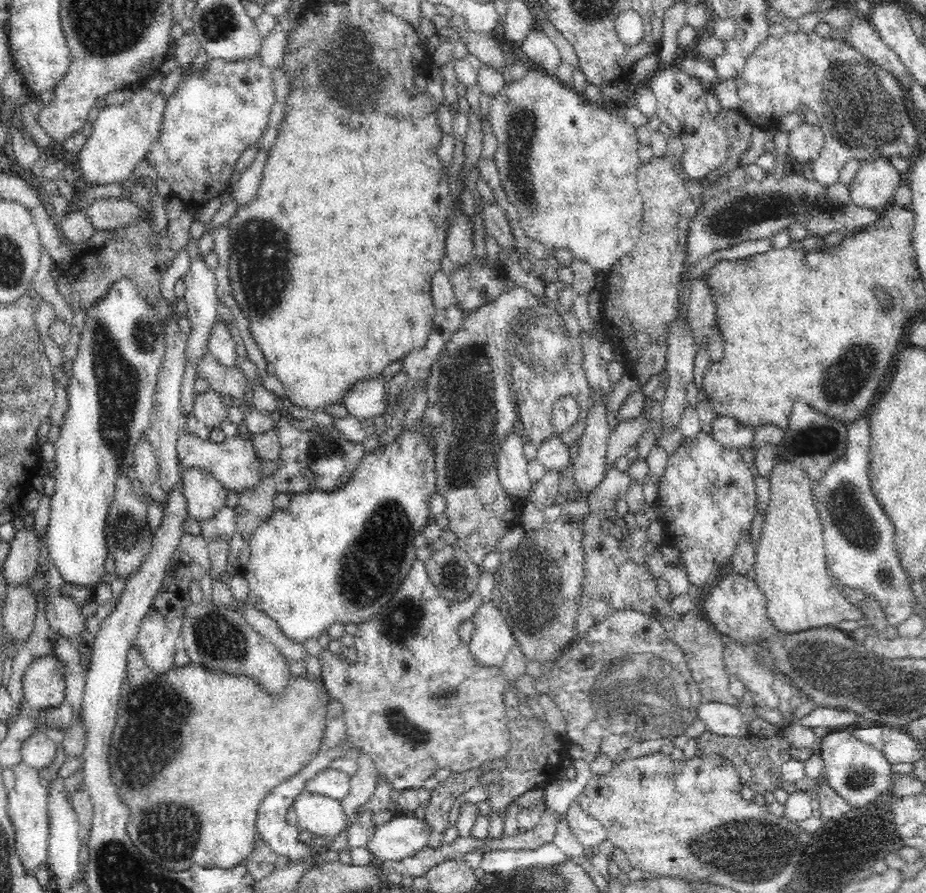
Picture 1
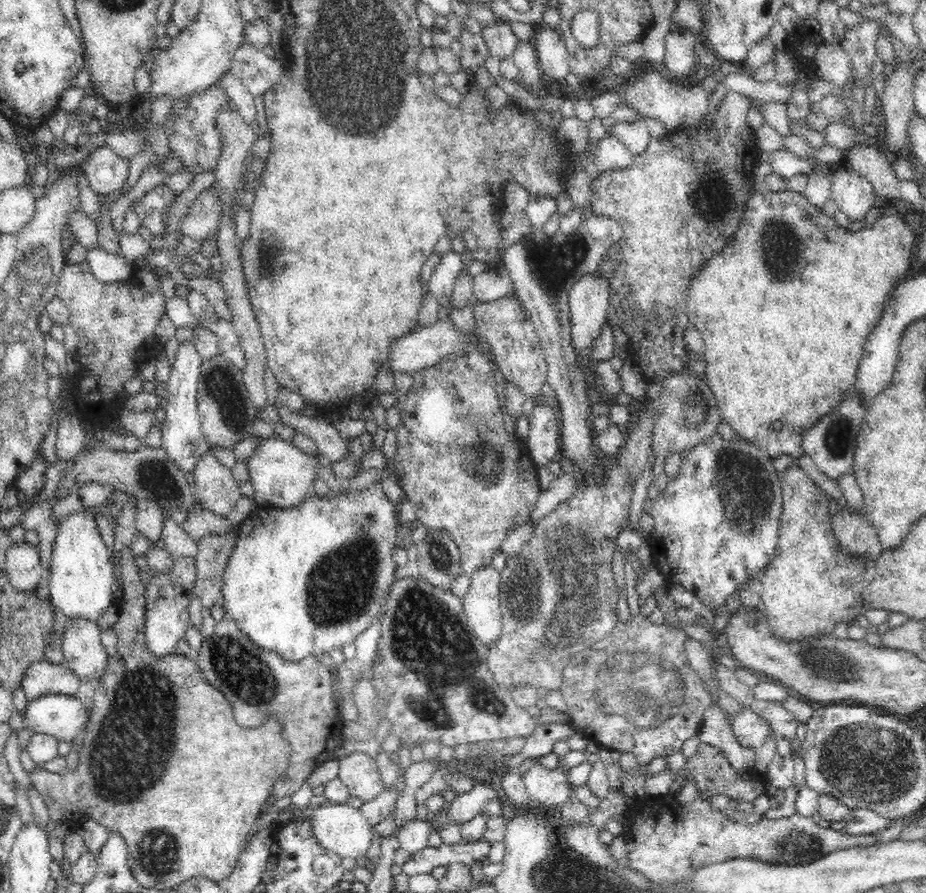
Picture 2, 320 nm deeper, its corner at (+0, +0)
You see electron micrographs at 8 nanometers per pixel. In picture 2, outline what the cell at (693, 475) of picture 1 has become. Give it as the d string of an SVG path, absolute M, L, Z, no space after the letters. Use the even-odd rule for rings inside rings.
M720 435L712 436L704 443L697 444L694 448L679 454L680 470L674 478L669 478L666 490L654 501L648 503L647 511L654 519L654 531L650 536L648 547L653 555L653 563L670 585L683 586L688 592L692 592L696 598L700 598L702 604L708 609L714 610L724 607L726 600L739 590L739 588L752 578L754 573L764 570L765 566L773 559L776 553L779 537L780 516L782 512L782 486L779 473L773 468L773 459L762 448L742 439L726 440Z

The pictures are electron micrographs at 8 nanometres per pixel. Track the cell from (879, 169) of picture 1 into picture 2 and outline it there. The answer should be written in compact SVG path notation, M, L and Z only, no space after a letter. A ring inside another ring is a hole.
M846 168L830 171L832 198L850 222L861 221L876 206L878 195L867 178Z

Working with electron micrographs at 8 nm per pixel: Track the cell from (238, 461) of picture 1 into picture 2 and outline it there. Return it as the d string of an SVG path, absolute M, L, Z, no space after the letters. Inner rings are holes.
M277 436L260 438L254 454L244 461L244 466L248 468L248 482L254 489L253 500L256 505L261 508L286 509L302 504L311 495L308 493L308 488L319 476L319 460L318 454L308 456L296 448L290 440L286 441Z

